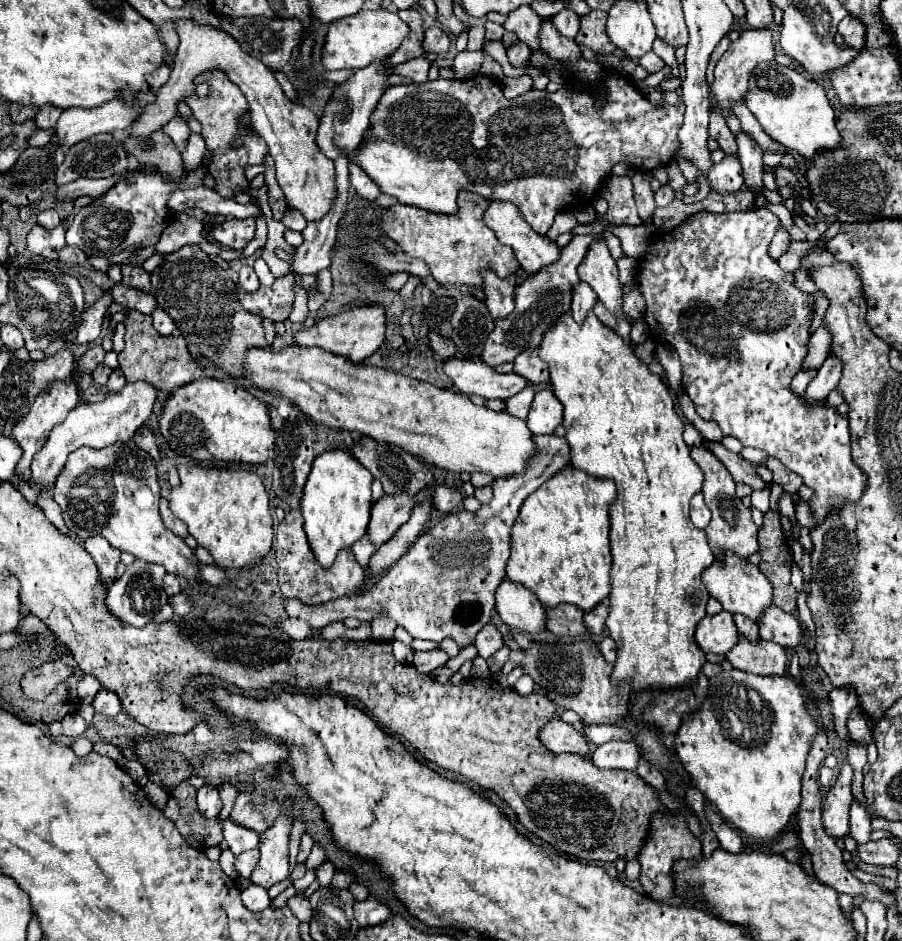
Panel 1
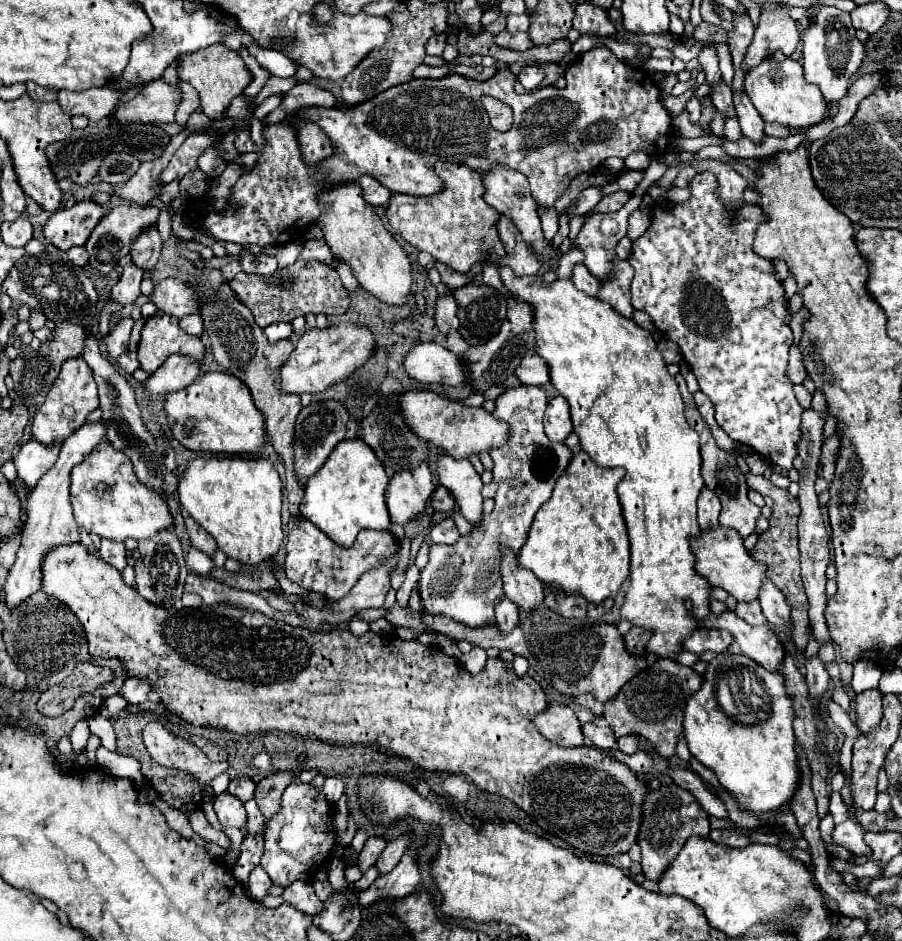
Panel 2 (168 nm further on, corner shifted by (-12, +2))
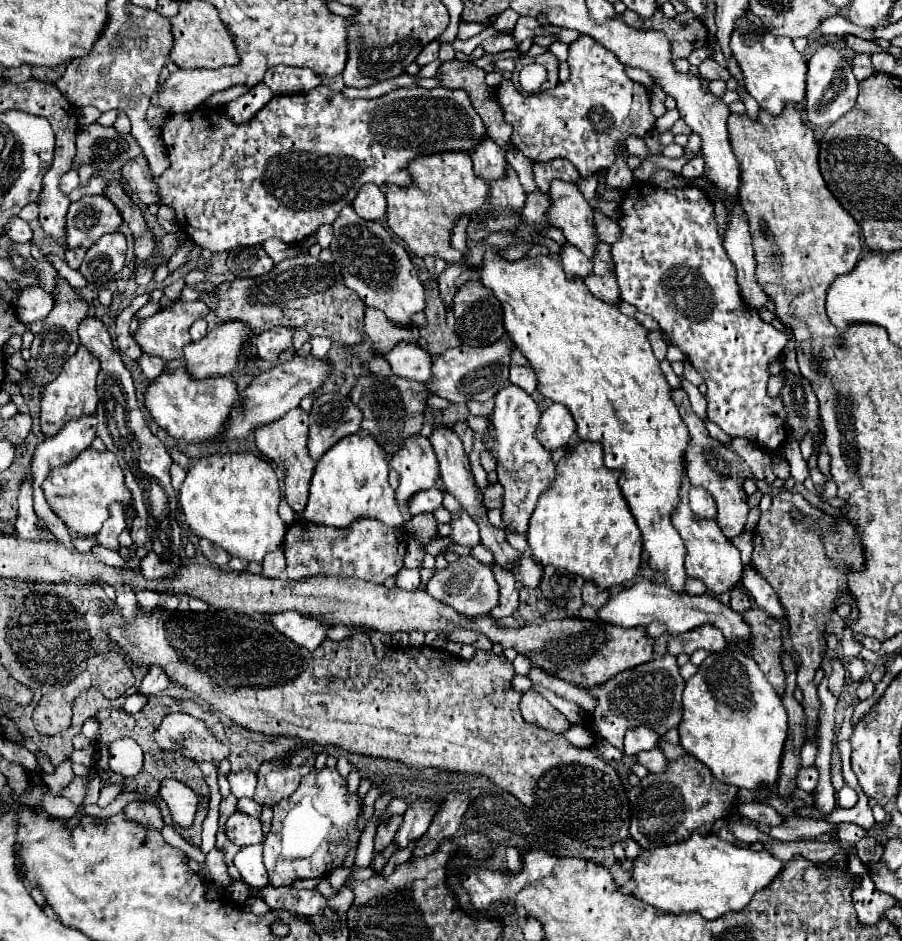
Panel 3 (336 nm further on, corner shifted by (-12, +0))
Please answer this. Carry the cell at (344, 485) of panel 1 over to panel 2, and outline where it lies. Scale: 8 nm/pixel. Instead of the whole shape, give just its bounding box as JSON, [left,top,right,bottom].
[301,440,389,548]

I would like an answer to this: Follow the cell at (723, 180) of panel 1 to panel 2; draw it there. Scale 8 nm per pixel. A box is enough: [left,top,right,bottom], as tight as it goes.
[725,118,743,142]

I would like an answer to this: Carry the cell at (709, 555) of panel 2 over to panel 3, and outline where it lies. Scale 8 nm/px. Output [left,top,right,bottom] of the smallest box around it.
[671,478,743,594]

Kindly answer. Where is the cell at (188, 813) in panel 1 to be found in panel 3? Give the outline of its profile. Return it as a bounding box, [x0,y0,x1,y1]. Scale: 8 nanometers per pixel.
[157,712,229,762]

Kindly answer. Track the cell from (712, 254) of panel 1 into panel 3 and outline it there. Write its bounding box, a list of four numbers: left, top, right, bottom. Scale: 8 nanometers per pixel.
[611,182,787,452]

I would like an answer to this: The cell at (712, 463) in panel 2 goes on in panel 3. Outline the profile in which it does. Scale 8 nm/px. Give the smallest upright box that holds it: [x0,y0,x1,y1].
[671,388,749,538]

